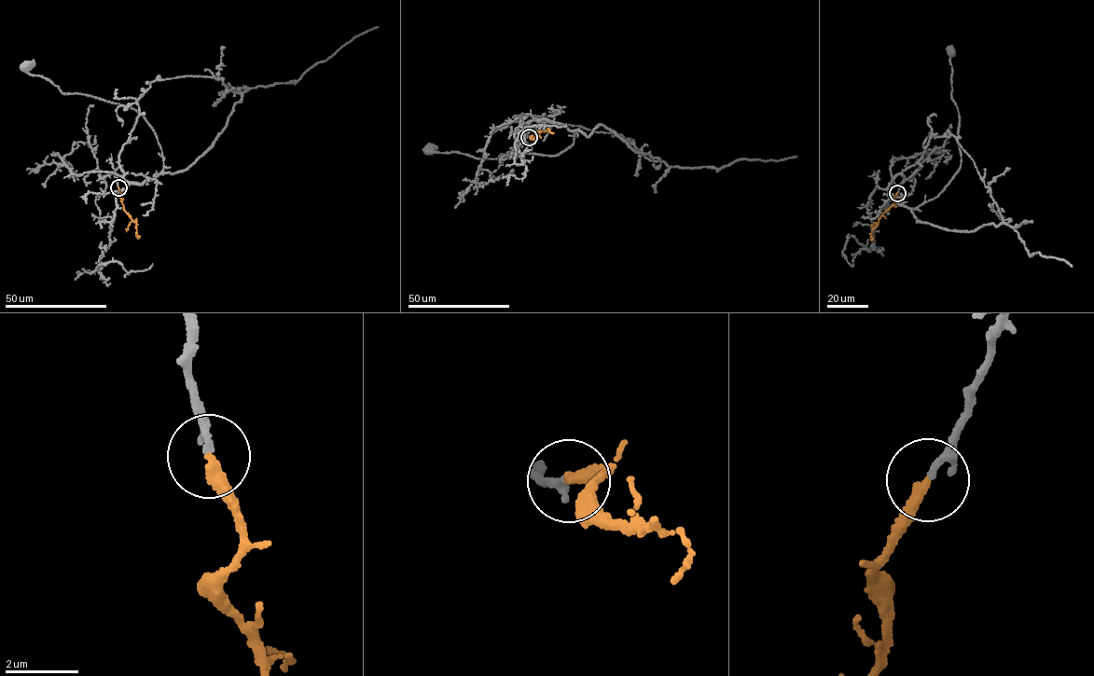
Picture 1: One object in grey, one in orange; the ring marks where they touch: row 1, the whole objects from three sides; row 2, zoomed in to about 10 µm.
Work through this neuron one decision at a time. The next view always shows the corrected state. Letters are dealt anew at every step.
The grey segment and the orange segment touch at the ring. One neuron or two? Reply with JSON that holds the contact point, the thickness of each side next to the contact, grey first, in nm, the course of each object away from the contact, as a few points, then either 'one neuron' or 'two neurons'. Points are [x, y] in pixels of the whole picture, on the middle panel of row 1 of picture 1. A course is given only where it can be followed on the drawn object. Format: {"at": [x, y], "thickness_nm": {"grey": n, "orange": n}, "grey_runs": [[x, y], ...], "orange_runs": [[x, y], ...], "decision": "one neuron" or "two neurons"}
{"at": [529, 137], "thickness_nm": {"grey": 160, "orange": 300}, "grey_runs": [[529, 136], [526, 123], [546, 119], [574, 138], [553, 156], [479, 159], [429, 148]], "orange_runs": [[529, 137], [533, 139], [537, 132], [547, 129], [553, 133]], "decision": "one neuron"}

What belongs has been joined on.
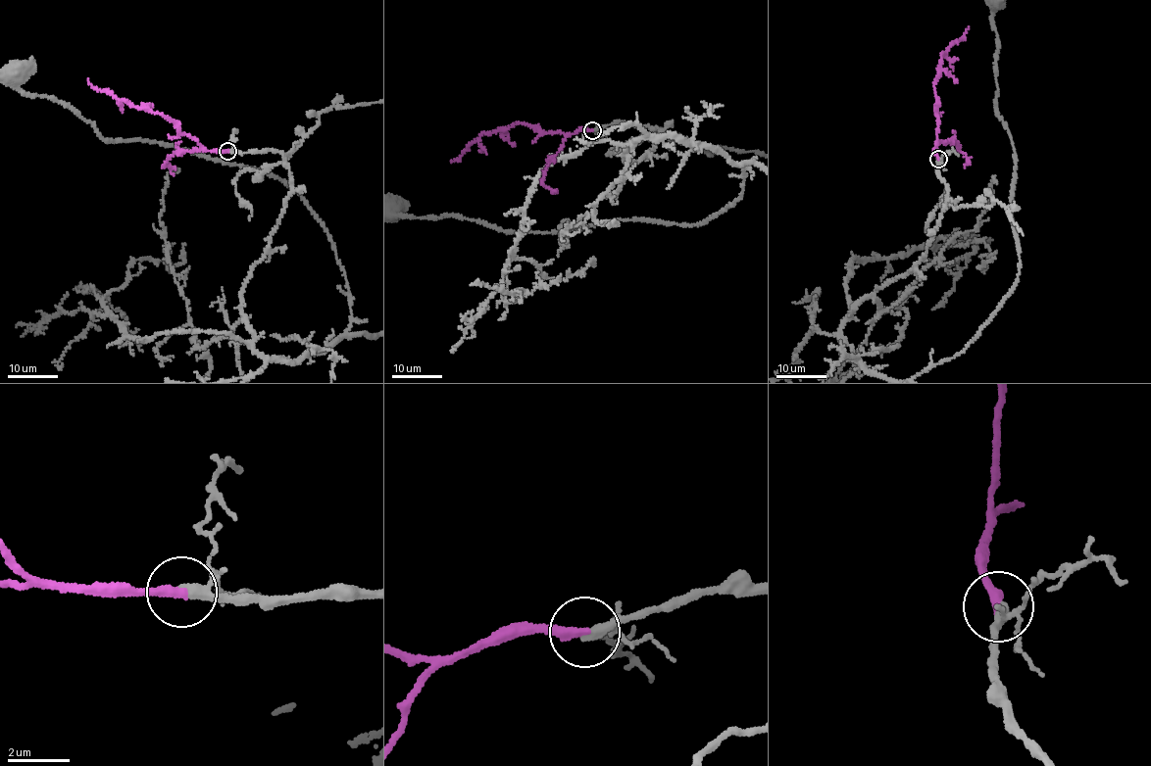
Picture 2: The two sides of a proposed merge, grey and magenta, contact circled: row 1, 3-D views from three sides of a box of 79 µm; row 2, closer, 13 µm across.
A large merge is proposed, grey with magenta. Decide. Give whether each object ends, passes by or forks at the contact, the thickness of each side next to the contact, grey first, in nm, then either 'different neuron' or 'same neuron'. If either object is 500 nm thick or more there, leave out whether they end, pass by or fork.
grey forks; magenta ends; calibres 220 and 320 nm; same neuron

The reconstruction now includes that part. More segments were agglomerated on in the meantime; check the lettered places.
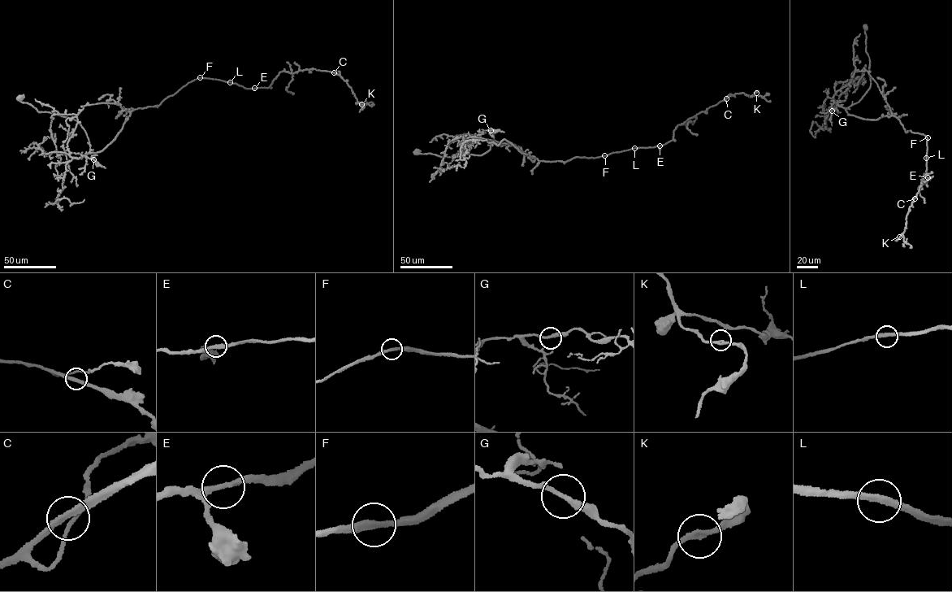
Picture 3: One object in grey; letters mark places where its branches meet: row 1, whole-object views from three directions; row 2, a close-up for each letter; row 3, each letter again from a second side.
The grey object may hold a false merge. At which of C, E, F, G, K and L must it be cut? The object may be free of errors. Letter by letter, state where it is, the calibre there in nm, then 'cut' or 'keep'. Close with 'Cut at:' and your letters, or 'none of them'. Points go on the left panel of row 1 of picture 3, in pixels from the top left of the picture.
C: at (334, 72); 280 nm thick; keep
E: at (254, 88); 260 nm thick; keep
F: at (200, 77); 280 nm thick; keep
G: at (93, 159); 240 nm thick; keep
K: at (361, 104); 220 nm thick; keep
L: at (230, 82); 280 nm thick; keep
Cut at: none of them

